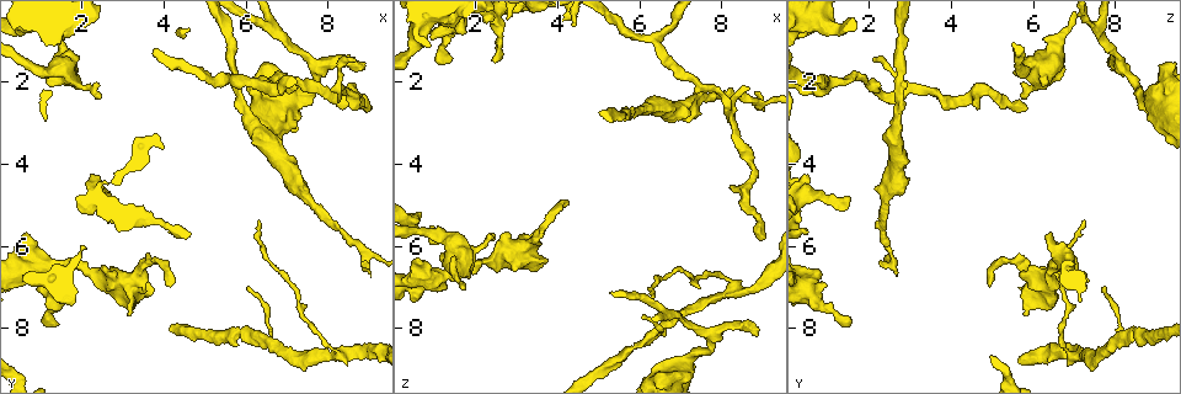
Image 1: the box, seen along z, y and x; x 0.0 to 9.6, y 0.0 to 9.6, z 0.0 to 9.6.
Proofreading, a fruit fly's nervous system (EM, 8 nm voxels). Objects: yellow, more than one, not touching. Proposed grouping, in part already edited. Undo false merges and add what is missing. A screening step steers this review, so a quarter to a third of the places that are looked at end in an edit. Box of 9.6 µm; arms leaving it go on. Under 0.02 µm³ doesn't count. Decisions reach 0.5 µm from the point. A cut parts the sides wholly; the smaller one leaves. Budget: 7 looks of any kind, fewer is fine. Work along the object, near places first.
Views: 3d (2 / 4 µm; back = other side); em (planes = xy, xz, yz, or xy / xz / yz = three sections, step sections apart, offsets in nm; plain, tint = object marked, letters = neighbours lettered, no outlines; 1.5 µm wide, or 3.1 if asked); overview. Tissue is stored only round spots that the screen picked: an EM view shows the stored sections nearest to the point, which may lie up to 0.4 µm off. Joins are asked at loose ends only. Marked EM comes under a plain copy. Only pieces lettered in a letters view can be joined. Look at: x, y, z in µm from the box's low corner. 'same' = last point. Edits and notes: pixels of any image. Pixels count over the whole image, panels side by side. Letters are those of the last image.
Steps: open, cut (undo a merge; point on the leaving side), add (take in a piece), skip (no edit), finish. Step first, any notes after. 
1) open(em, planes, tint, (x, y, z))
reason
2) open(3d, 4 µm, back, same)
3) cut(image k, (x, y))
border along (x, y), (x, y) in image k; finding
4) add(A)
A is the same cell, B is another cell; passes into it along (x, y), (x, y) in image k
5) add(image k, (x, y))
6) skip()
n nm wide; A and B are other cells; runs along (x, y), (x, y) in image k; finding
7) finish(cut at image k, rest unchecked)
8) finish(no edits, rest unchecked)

open(3d, 2 µm, (8.30, 8.65, 7.05))

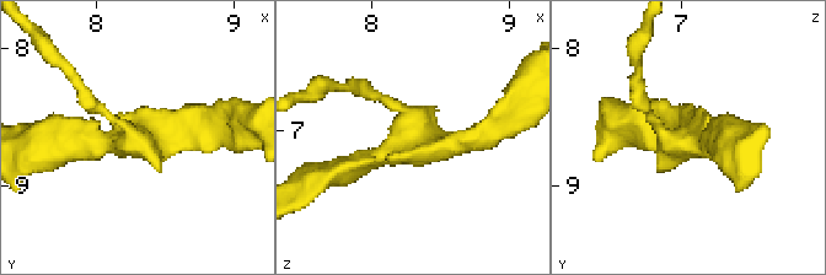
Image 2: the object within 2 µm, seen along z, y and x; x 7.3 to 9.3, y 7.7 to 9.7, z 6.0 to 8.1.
open(em, yz, step 4, tint, (8.30, 8.66, 7.10))
3 arms; now the EM

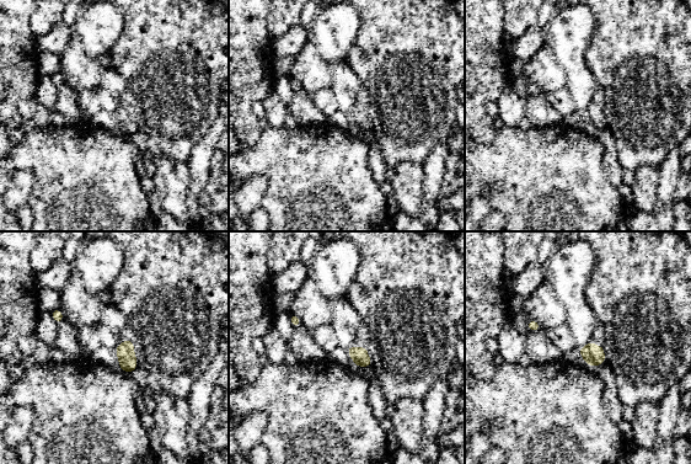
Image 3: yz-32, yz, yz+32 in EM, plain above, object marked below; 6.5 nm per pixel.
open(em, yz, step 4, letters, same)

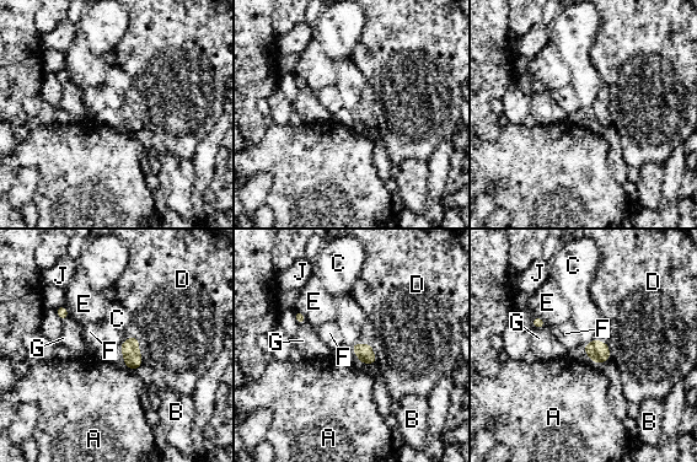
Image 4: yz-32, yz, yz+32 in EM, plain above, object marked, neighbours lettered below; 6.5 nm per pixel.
skip()
D touches over 190 nm; A, B, C, D, E, F, G and J are other cells; one neuron here

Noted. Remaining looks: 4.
open(3d, 4 µm, (8.60, 1.45, 2.15))
free end

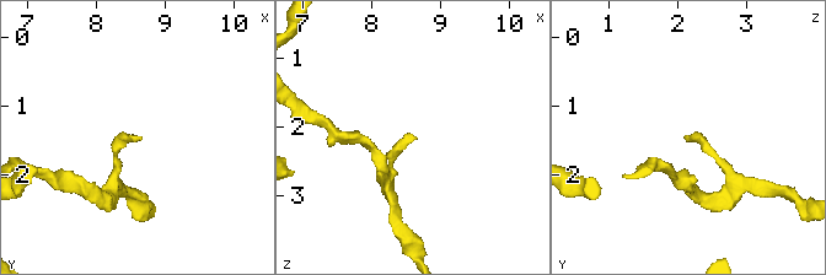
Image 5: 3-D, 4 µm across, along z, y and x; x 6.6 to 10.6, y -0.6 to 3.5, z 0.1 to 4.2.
open(em, planes, tint, (8.65, 1.45, 2.15))

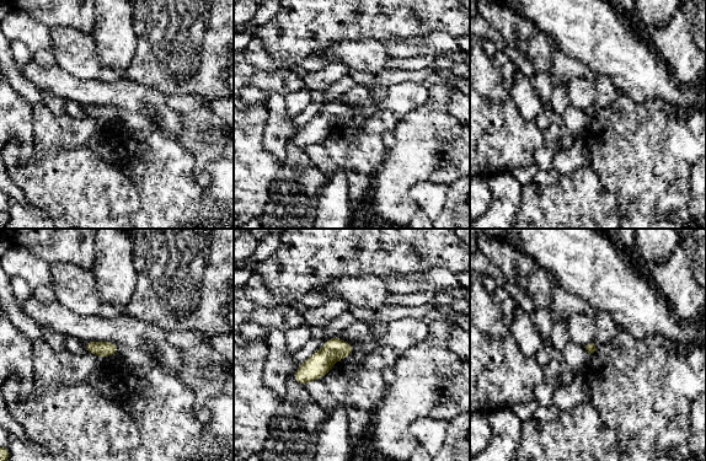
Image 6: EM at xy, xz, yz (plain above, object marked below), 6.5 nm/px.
open(em, planes, letters, same)
what lies round it

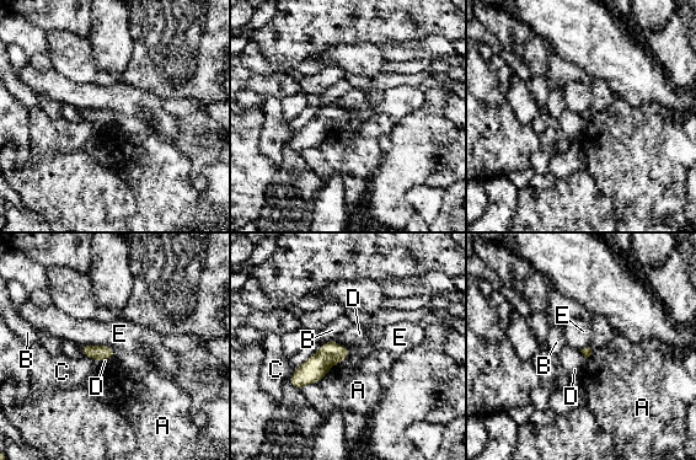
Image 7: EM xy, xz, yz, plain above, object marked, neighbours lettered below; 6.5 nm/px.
skip()
A, B, C, D and E are other cells; border along (80, 346), (106, 344), (114, 349) in image 7; none of them fits

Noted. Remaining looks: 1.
finish(no edits, rest unchecked)

